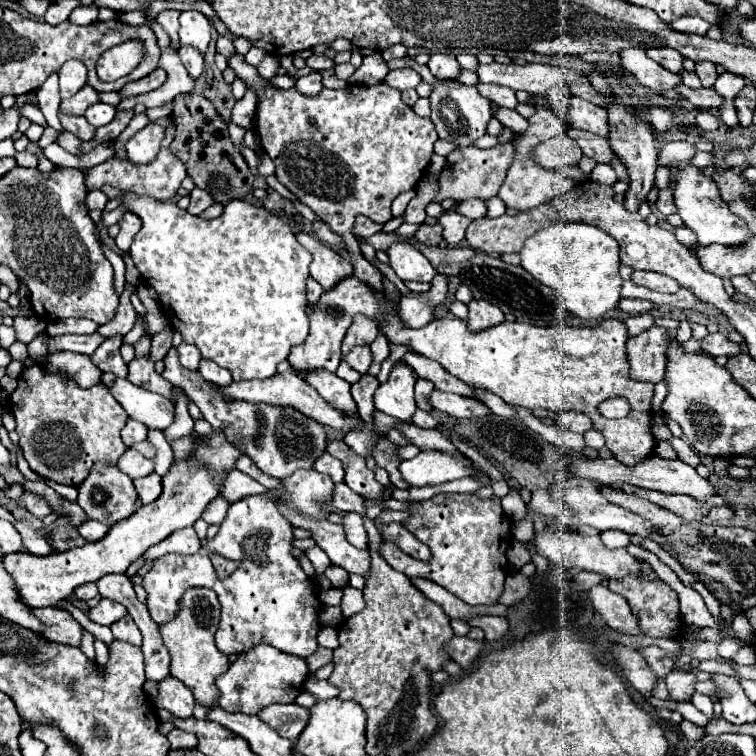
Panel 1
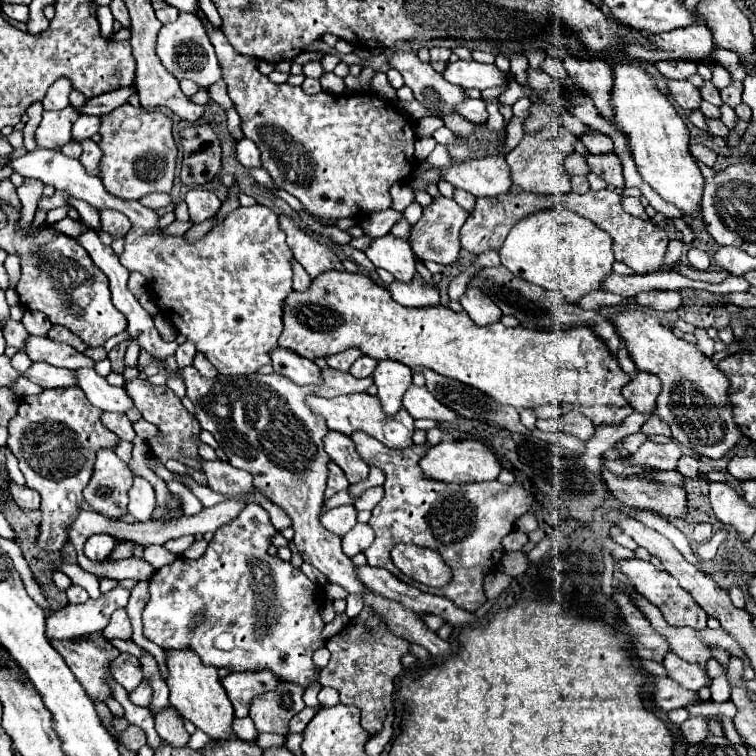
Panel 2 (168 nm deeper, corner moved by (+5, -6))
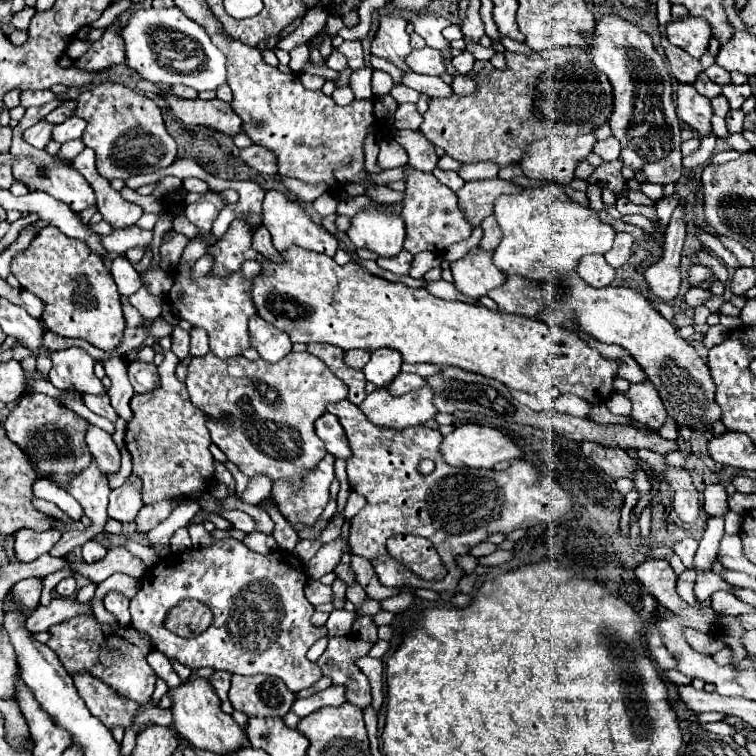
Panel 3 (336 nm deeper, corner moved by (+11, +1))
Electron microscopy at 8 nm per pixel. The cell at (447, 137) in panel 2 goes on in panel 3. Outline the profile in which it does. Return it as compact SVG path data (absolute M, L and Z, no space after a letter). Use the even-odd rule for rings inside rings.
M401 104L395 112L395 122L393 122L399 130L407 128L407 130L419 130L423 124L423 116L417 112L415 104Z

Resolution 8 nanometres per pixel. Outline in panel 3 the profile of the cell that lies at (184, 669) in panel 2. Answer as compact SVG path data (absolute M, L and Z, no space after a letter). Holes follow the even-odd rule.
M191 674L191 678L181 680L179 686L171 688L169 696L173 700L171 712L173 712L175 730L183 738L187 738L195 748L209 750L215 754L231 754L237 748L241 748L243 744L247 744L245 732L237 726L233 716L229 716L221 710L221 700L215 694L213 686L209 684L209 678L199 678L195 674Z

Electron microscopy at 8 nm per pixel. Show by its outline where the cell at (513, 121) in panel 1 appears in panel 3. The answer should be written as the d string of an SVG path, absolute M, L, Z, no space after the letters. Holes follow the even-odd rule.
M405 74L403 84L415 88L417 92L427 94L429 98L447 98L453 94L451 86L445 84L439 76L421 76L421 74Z

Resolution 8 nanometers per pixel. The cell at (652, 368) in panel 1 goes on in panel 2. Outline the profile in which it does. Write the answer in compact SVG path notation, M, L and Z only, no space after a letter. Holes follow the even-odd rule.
M639 371L637 379L629 381L629 385L623 387L623 397L637 413L653 413L659 391L661 391L659 377Z

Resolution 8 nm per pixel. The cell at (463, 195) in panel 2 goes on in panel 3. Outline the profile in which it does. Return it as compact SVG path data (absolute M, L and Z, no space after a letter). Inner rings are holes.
M435 168L435 172L433 172L433 176L441 182L441 184L445 184L445 186L449 186L453 192L455 190L459 190L465 182L463 182L463 178L457 174L457 172L445 172L445 170L439 170L439 168Z

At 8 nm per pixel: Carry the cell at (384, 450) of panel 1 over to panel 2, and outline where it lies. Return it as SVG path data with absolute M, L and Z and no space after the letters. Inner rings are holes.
M353 433L351 439L355 441L361 459L385 473L385 497L375 505L369 519L369 525L375 531L375 541L363 551L367 565L383 567L397 579L403 579L411 585L411 579L399 573L399 569L393 565L389 555L391 547L397 543L415 543L437 549L443 555L445 563L453 569L453 579L441 589L423 587L423 591L447 597L465 611L479 609L487 601L483 593L485 571L501 561L501 539L513 531L517 519L521 519L525 513L537 513L539 503L535 495L519 483L503 485L499 481L487 481L455 485L431 481L423 477L423 471L419 469L419 461L431 447L429 443L411 445L407 449L391 449L375 441L367 433Z

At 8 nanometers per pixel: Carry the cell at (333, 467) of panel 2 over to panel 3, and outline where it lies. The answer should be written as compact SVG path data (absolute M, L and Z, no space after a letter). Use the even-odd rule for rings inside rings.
M327 454L309 478L305 478L305 490L301 494L291 494L289 486L273 486L271 496L279 502L279 510L289 522L301 522L301 524L315 524L317 516L323 512L323 508L329 502L329 486L335 480L333 472L335 458Z

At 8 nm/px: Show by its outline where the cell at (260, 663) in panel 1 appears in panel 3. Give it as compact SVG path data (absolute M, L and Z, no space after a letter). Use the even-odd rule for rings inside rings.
M215 672L215 674L211 676L211 684L213 684L213 688L215 688L215 692L217 692L217 696L219 696L221 700L227 700L227 698L229 698L227 692L229 692L229 686L231 686L231 674Z

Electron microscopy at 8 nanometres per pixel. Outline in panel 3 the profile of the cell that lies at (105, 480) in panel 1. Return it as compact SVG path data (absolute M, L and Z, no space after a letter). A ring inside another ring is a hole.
M89 426L85 440L87 440L87 446L89 446L93 460L95 460L97 468L101 470L101 474L103 476L115 474L121 466L121 454L119 454L119 448L113 442L113 438L109 434L105 434L105 430L101 430L97 426Z

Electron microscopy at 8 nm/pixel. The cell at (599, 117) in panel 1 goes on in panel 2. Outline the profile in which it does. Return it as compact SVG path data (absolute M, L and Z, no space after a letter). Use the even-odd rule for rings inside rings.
M591 131L591 133L583 135L581 141L583 141L583 145L589 149L589 153L593 153L593 155L613 153L613 141L611 141L607 135L599 133L599 131Z

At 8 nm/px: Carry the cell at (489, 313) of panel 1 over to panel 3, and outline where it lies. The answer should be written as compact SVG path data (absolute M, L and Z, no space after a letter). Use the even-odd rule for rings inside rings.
M473 248L465 258L451 264L455 288L475 302L489 290L501 286L507 278L505 272L499 272L497 266L493 266L491 256L491 252Z

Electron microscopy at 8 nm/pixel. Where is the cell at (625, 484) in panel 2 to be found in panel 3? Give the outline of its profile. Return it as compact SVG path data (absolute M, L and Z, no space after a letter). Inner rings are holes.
M583 442L581 450L585 456L589 456L605 474L609 474L611 478L635 478L637 470L635 470L635 460L625 452L625 450L617 450L617 448L605 448L605 446L597 446L593 442Z

